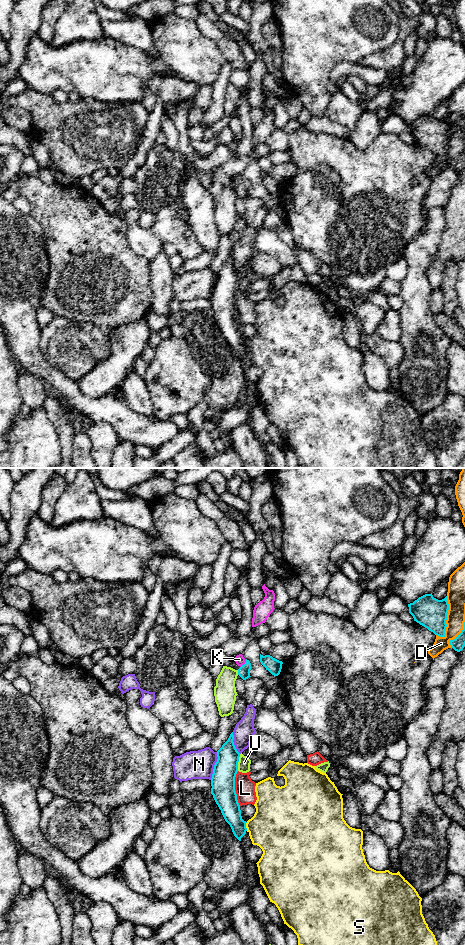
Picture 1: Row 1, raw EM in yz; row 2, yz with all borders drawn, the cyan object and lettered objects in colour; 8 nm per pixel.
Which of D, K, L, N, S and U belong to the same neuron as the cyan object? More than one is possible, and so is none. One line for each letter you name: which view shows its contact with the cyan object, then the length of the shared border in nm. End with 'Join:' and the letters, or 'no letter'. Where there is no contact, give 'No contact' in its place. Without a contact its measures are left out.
K: Touches cyan in yz. Shared border 90 nm
Join: K

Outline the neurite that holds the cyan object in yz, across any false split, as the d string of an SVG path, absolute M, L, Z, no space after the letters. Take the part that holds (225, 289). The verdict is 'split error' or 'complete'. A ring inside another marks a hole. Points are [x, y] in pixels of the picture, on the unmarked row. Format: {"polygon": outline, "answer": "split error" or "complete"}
{"polygon": "M233 252L217 271L217 282L211 298L211 314L234 356L241 361L246 354L246 341L242 339L240 325L235 311L235 297L238 292L240 273L234 265Z", "answer": "complete"}

